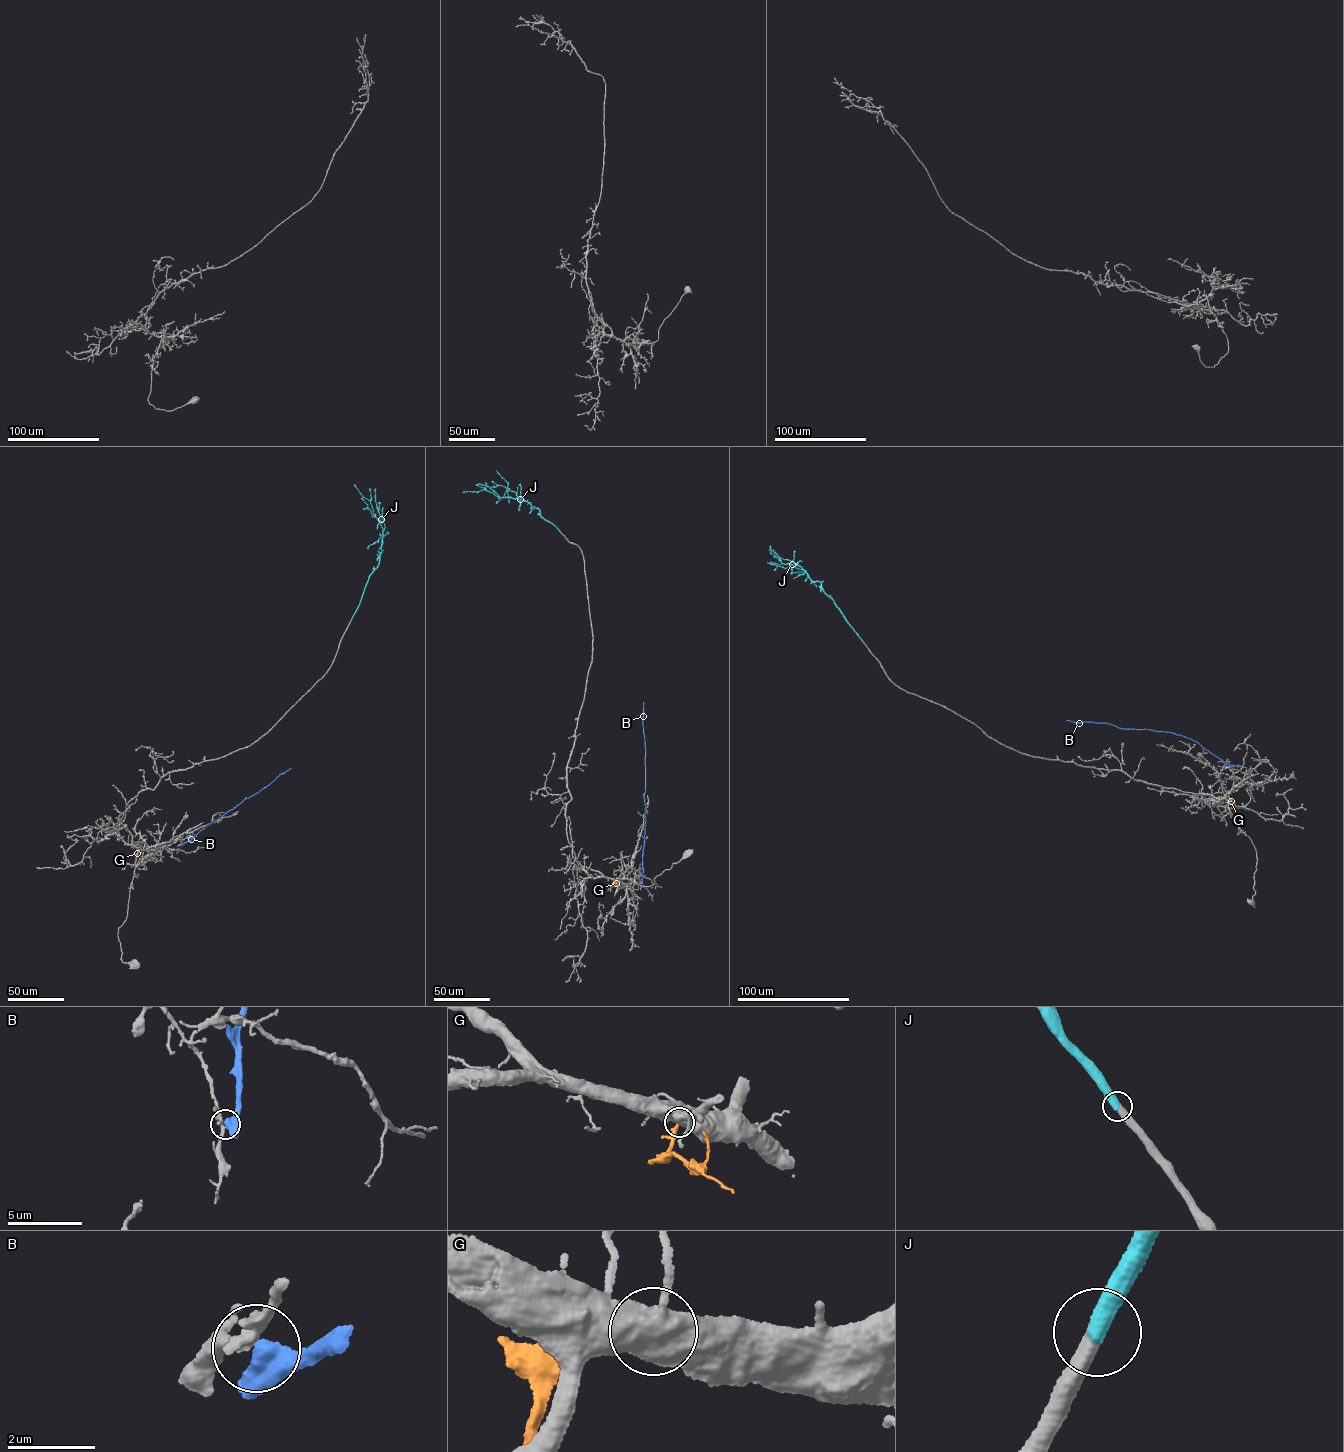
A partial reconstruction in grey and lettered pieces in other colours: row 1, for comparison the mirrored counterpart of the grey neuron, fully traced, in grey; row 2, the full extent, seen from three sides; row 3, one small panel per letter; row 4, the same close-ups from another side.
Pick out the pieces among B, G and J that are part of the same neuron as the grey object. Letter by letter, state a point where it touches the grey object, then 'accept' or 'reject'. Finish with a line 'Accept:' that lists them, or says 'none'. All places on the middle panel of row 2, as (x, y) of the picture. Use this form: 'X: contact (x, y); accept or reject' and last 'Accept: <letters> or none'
B: contact (641, 884); reject
G: contact (614, 880); reject
J: contact (560, 531); accept
Accept: J

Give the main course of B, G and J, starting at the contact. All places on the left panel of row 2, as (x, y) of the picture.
B: (181, 844), (291, 768)
G: (141, 849), (135, 861)
J: (352, 618), (370, 574), (379, 562), (383, 535), (370, 501), (354, 484)

